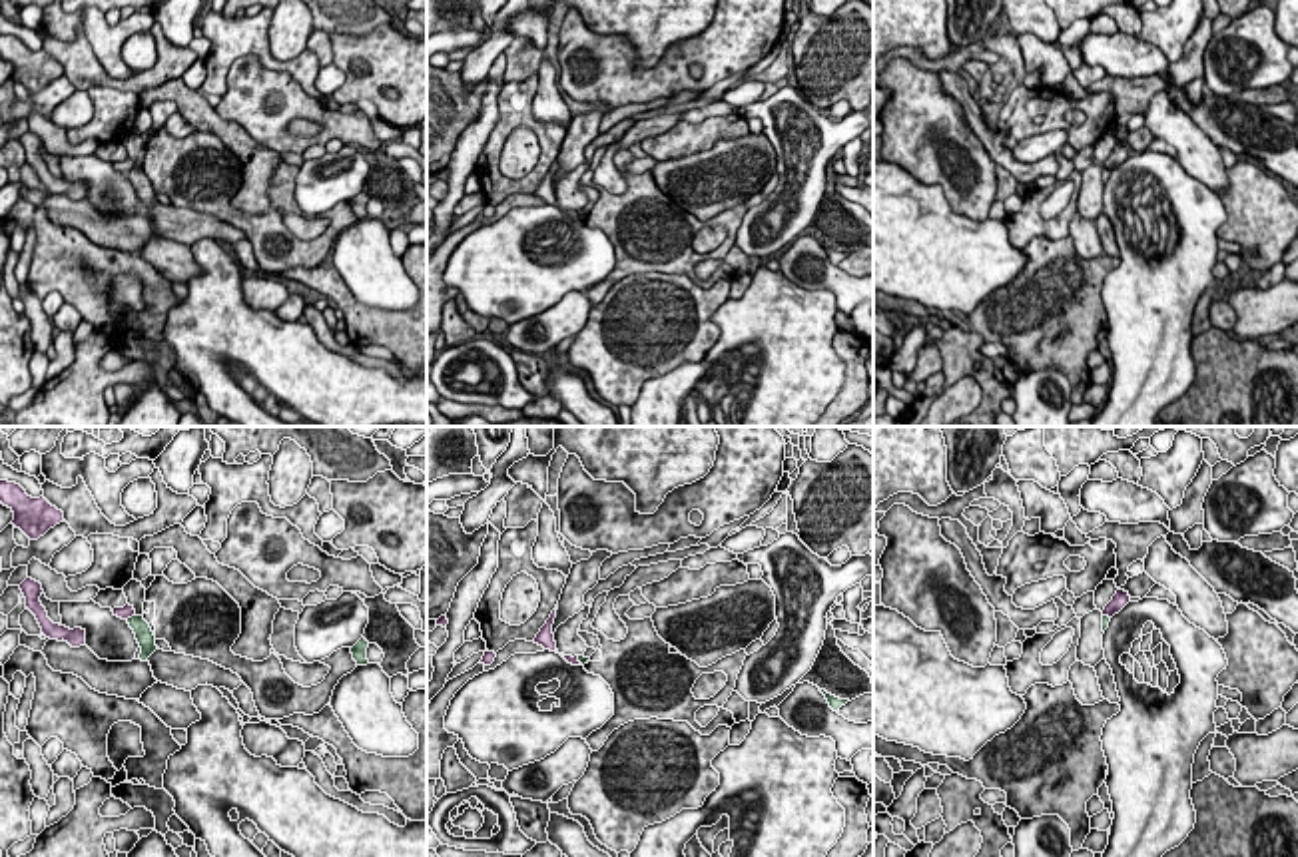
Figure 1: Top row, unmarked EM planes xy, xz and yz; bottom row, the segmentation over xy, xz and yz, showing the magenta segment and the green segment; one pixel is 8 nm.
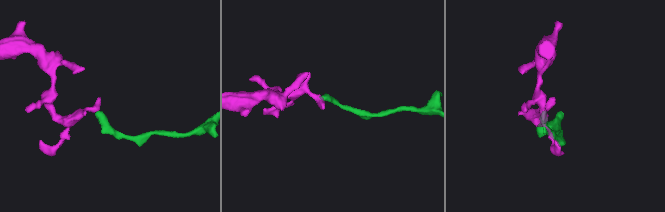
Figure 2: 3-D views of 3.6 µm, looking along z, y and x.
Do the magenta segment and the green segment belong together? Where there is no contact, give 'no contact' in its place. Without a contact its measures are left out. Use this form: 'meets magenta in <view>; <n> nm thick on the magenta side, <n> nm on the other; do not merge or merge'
meets magenta in xy; 100 nm thick on the magenta side, 140 nm on the other; do not merge

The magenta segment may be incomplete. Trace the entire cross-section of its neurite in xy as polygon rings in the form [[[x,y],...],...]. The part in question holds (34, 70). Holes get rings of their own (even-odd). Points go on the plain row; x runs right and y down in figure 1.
[[[0,34],[0,56],[14,66],[12,78],[30,94],[38,94],[50,82],[64,76],[62,64],[52,60],[44,50],[28,50],[16,36]]]

